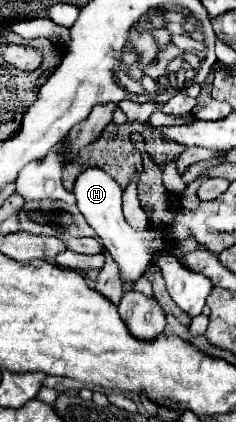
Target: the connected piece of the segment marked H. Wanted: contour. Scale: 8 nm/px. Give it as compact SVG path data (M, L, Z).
M90 166L84 172L80 172L80 176L74 182L72 194L76 196L76 206L84 214L86 222L94 228L94 232L102 240L104 248L118 262L122 282L138 280L142 276L142 272L146 270L146 266L150 264L152 254L156 250L164 248L162 234L156 230L144 230L144 234L140 234L126 224L126 220L122 216L122 188L110 174L106 174L98 166Z

